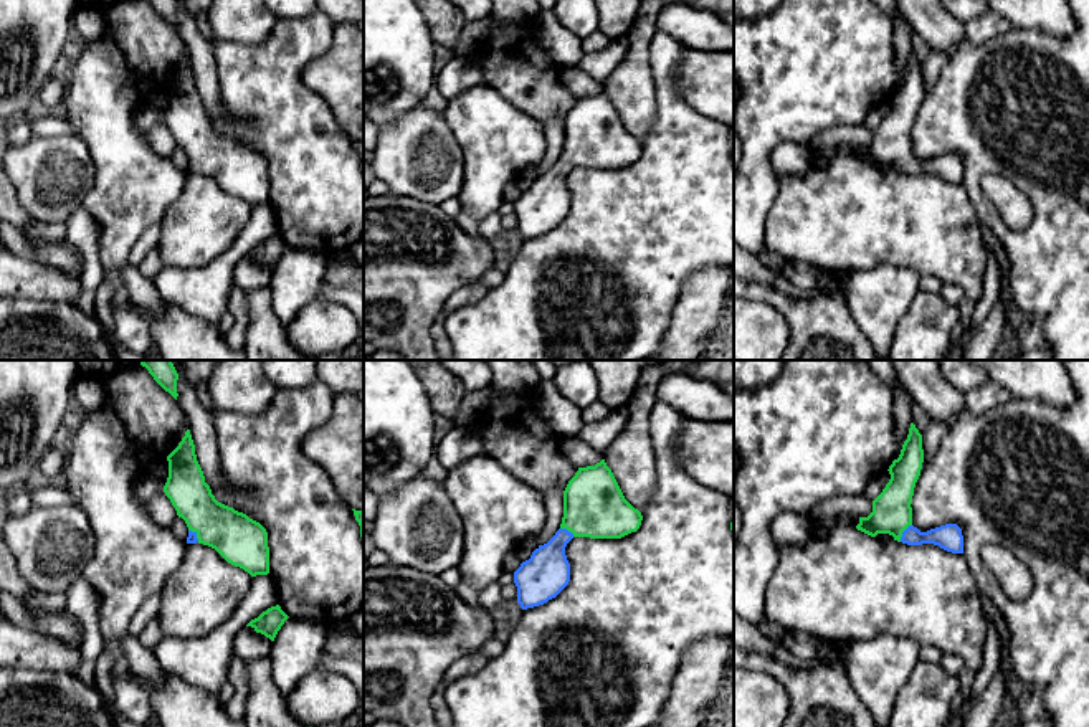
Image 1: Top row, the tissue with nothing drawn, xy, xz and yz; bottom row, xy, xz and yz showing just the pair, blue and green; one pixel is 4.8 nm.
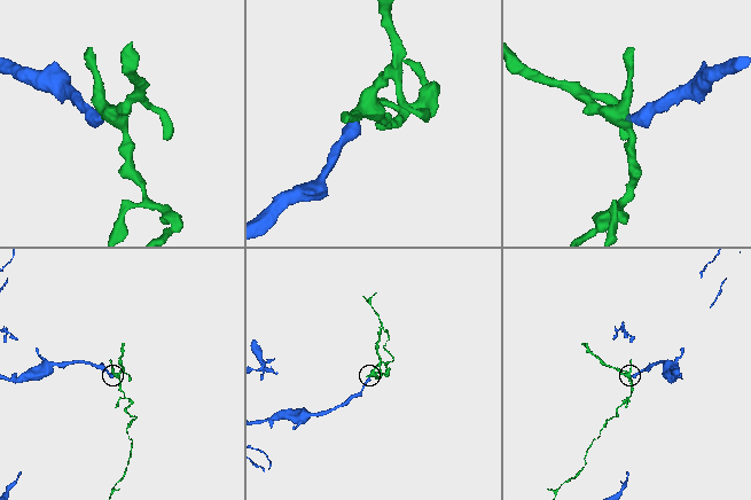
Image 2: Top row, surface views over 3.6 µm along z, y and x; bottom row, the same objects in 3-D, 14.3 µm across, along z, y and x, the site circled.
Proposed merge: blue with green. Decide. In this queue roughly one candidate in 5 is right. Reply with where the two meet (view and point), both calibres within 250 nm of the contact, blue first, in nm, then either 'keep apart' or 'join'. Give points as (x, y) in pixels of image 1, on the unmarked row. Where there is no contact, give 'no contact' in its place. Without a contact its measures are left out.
yz (903, 162) | 130/190 nm | join

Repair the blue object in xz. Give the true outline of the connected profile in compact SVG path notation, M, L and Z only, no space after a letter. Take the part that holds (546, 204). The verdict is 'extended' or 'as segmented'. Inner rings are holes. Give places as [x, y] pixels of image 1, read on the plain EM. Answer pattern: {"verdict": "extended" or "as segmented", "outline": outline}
{"verdict": "extended", "outline": "M605 89L578 97L564 121L560 159L514 202L522 240L555 228L570 211L565 177L573 167L621 169L636 162L643 145L623 126Z"}

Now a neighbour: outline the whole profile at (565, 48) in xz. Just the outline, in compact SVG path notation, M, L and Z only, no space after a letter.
M552 10L535 15L542 46L562 68L577 68L583 59L582 40L562 26Z

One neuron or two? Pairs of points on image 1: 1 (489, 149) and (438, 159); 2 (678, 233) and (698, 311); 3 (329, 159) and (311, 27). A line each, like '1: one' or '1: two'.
1: two
2: two
3: one

